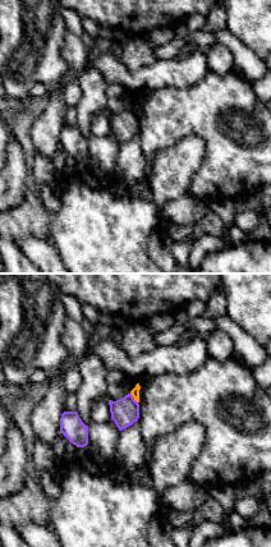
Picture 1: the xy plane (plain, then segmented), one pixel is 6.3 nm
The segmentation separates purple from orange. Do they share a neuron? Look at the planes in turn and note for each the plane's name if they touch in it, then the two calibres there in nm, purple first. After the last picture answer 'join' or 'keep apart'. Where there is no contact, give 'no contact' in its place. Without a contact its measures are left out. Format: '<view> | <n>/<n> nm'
xy | 180/50 nm

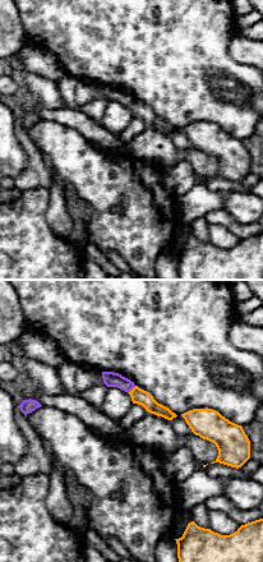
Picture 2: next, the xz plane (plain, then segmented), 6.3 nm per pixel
xz | 100/100 nm

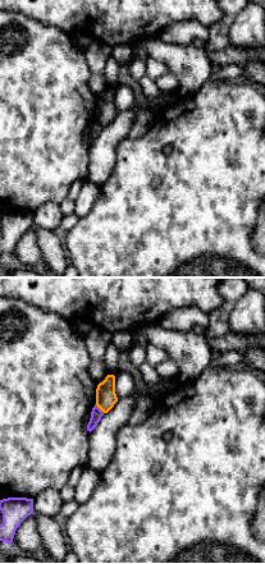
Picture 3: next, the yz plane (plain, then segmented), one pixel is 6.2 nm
yz | 70/130 nm

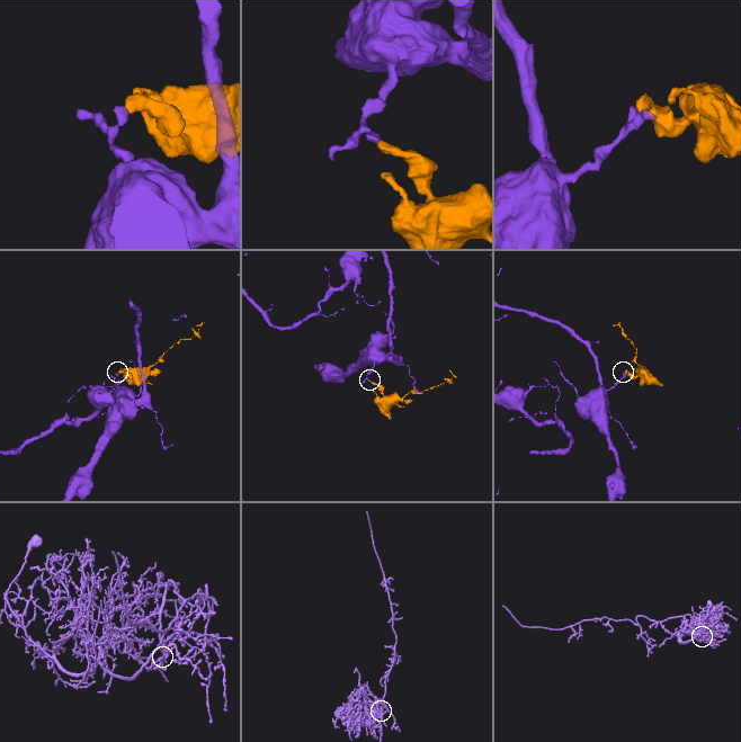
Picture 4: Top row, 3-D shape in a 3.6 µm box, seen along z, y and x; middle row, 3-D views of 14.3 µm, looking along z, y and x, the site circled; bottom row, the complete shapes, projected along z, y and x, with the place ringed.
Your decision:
keep apart

